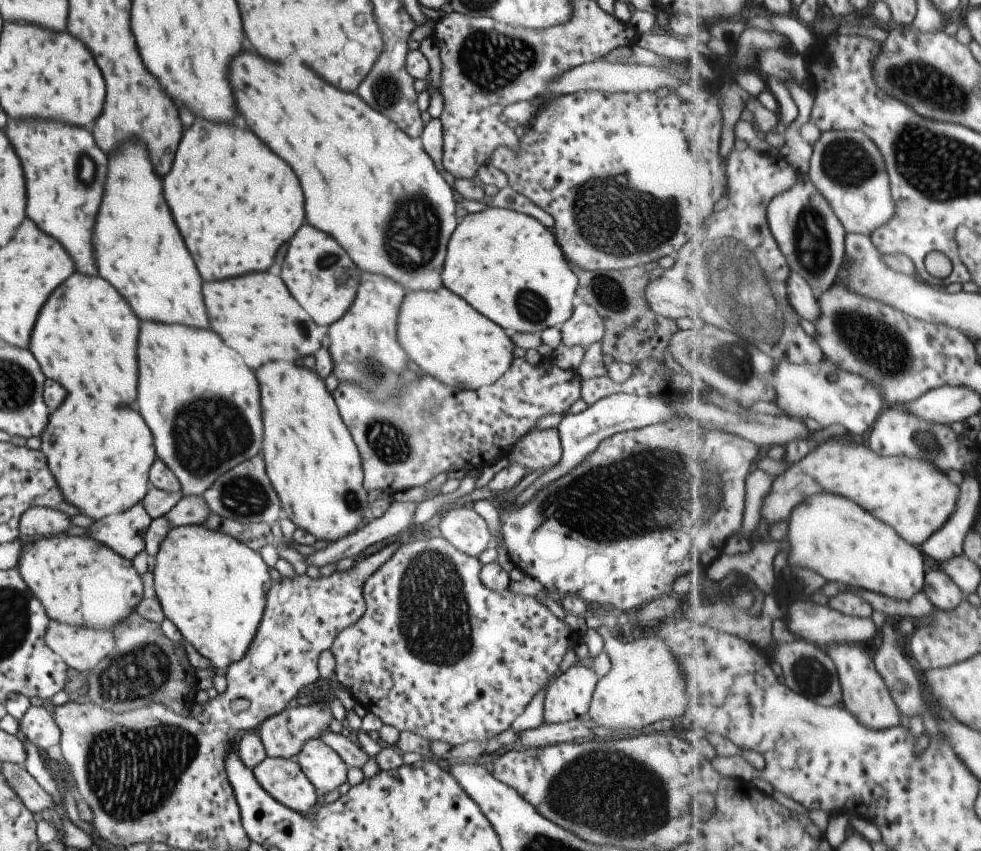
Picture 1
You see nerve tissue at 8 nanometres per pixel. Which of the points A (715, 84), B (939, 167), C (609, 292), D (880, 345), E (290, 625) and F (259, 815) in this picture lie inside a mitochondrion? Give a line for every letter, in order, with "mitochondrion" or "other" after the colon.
A: other
B: mitochondrion
C: mitochondrion
D: mitochondrion
E: mitochondrion
F: other

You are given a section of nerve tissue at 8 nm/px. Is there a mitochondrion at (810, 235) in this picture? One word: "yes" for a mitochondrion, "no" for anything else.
yes

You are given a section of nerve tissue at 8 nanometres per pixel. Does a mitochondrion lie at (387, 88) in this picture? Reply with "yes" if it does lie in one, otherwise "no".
yes

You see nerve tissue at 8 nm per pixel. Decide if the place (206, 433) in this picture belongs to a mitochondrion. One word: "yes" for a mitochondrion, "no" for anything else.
yes

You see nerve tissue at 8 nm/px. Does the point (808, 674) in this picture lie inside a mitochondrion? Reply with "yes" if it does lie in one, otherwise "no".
yes

